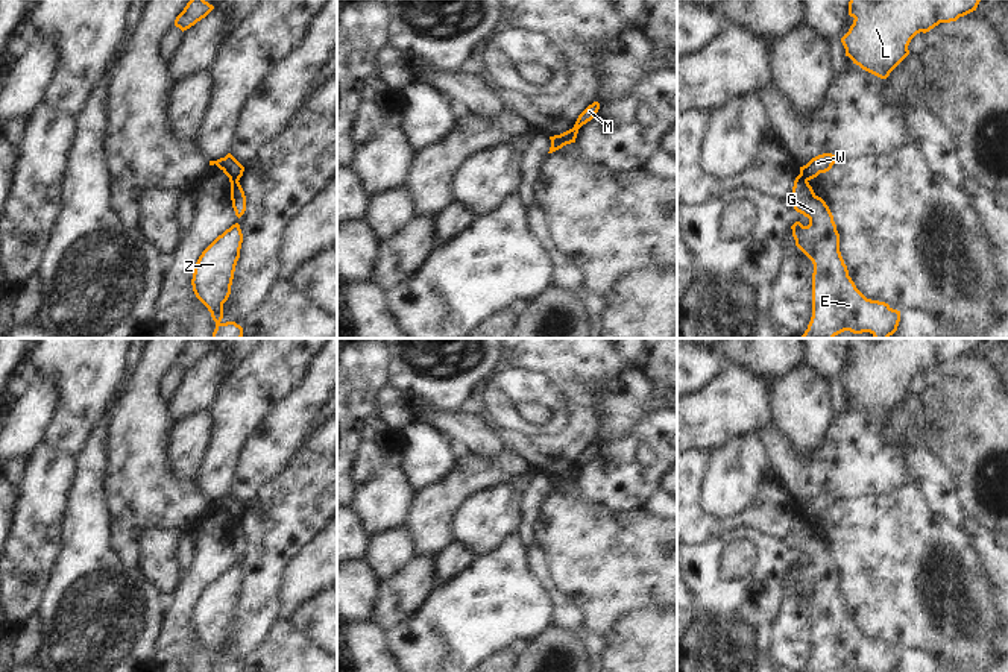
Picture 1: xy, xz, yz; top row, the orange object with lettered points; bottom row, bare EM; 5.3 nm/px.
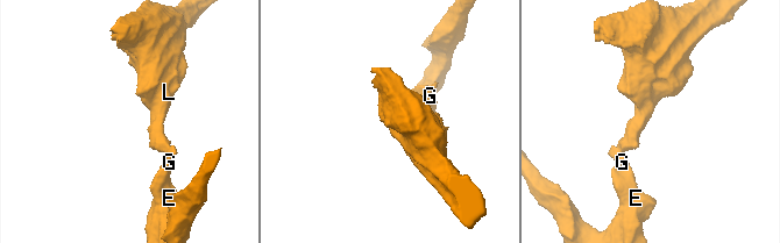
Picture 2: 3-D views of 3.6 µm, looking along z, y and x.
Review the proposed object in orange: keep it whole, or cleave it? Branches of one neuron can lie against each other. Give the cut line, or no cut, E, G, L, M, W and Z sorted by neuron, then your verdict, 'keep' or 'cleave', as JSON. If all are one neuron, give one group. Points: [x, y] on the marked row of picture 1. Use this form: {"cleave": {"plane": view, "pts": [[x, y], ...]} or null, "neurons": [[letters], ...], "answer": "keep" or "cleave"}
{"cleave": {"plane": "yz", "pts": [[800, 173], [806, 181]]}, "neurons": [["E", "G", "M", "Z"], ["L", "W"]], "answer": "cleave"}

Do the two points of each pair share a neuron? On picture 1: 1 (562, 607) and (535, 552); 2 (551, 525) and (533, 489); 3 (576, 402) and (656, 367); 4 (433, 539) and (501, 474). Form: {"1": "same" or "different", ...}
{"1": "same", "2": "different", "3": "different", "4": "same"}

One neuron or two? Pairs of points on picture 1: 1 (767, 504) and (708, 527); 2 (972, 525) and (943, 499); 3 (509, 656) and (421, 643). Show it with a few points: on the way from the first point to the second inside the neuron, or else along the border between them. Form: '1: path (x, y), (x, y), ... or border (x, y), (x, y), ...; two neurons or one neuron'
1: path (752, 518), (723, 527); one neuron
2: path (964, 521), (951, 507); one neuron
3: border (516, 648), (507, 648), (489, 656); two neurons

